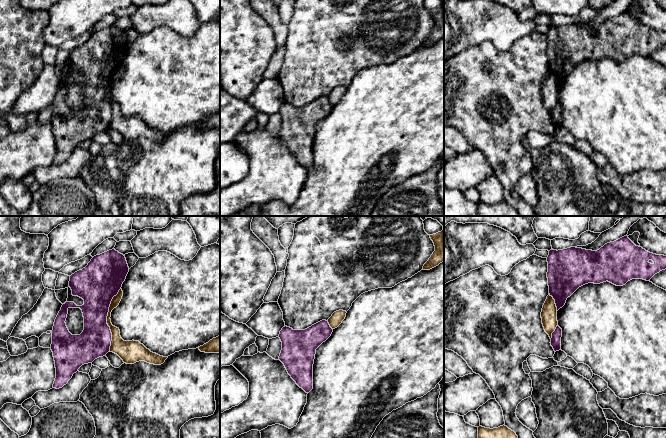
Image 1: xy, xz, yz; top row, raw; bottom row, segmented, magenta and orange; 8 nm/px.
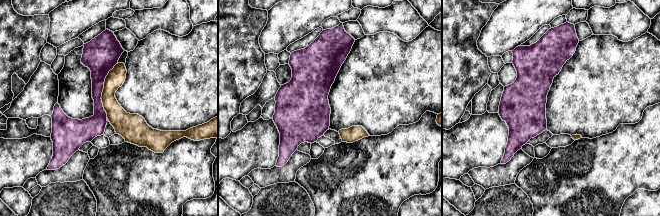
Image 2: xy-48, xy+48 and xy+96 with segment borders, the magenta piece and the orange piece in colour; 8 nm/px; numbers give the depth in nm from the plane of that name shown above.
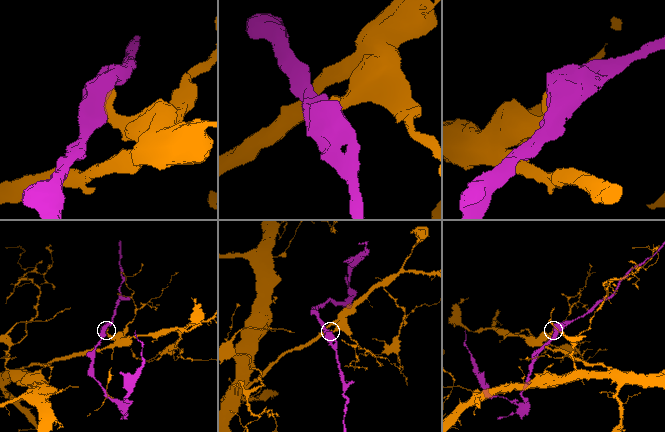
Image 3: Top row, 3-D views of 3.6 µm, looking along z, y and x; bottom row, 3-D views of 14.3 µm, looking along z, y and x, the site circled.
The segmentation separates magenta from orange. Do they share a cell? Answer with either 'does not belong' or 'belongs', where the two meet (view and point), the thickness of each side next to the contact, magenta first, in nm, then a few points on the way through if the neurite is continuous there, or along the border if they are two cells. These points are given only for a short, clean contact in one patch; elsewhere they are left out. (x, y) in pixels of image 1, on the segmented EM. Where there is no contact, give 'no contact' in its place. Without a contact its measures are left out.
does not belong | xy (106, 319) | 280/130 nm | along xy (120, 288), (107, 316), (109, 350)

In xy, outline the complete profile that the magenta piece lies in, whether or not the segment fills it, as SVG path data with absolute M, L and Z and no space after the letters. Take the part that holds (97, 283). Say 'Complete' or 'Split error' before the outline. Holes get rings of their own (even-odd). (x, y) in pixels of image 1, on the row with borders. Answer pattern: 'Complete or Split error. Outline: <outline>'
Complete. Outline: M112 249L94 256L85 268L70 276L72 295L82 298L84 304L77 306L74 302L66 302L55 319L51 344L56 368L53 388L62 388L82 365L110 351L109 307L128 272L125 256ZM69 308L82 310L84 330L80 335L72 335L66 326Z

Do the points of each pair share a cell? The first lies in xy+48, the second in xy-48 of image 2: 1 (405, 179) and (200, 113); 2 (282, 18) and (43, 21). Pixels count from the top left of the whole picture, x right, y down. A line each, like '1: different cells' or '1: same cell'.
1: different cells
2: different cells

